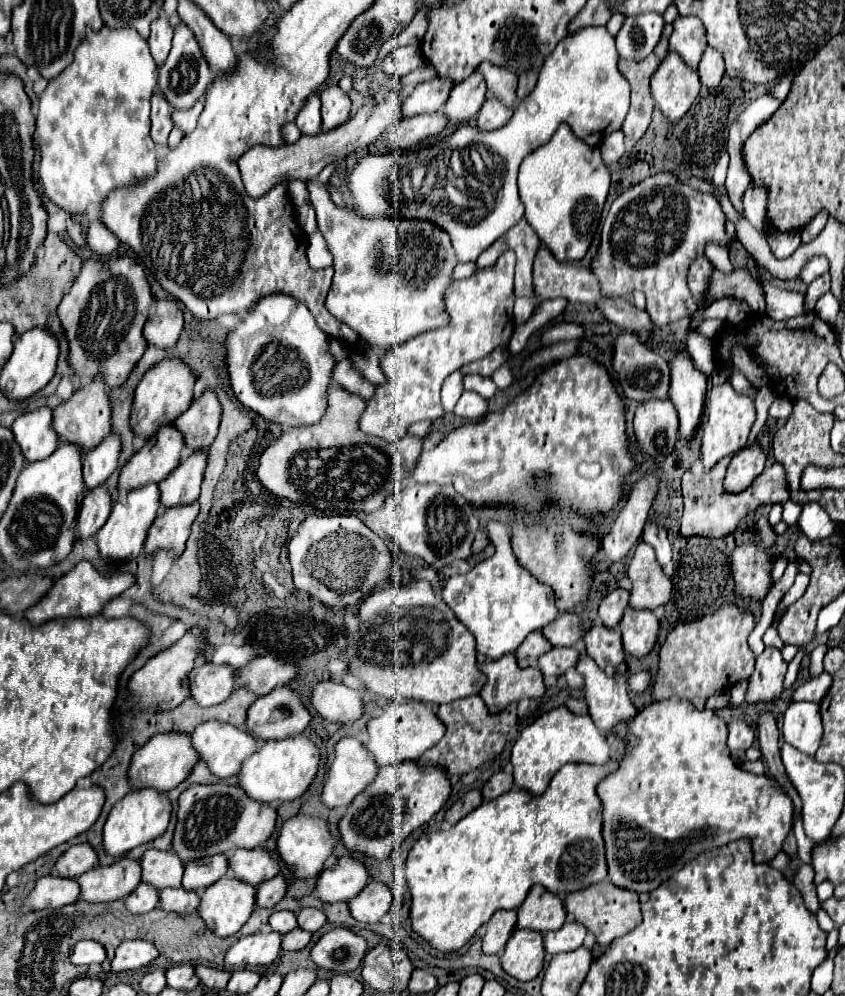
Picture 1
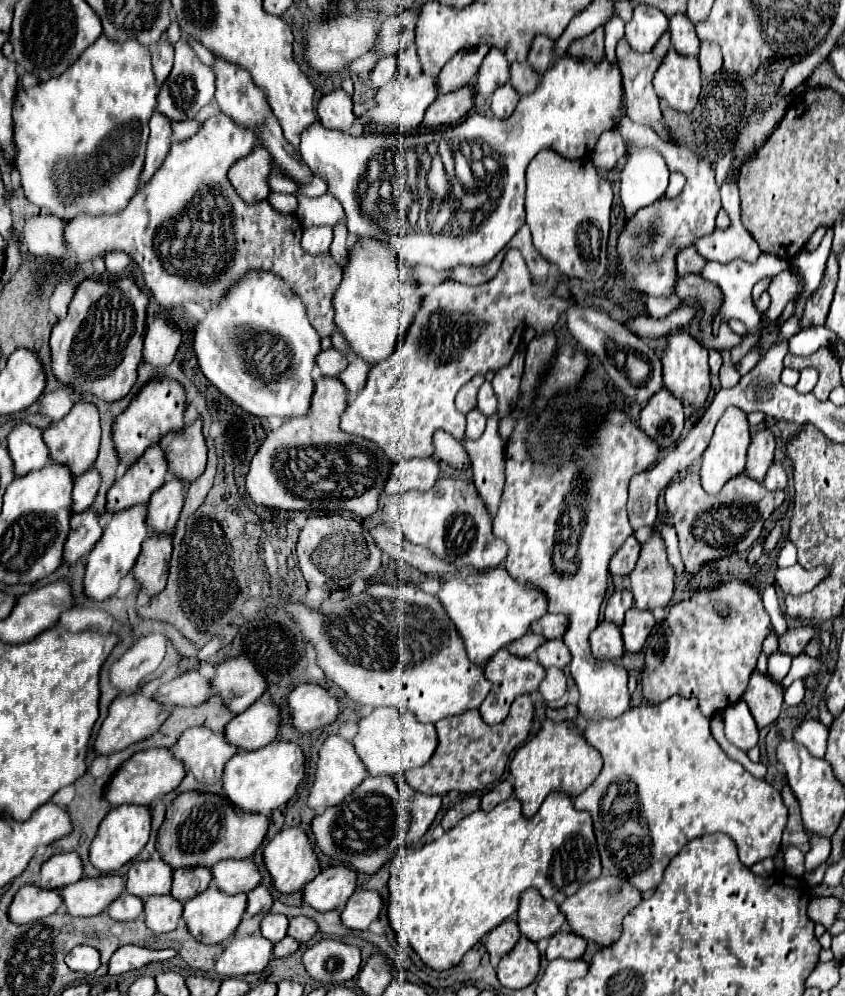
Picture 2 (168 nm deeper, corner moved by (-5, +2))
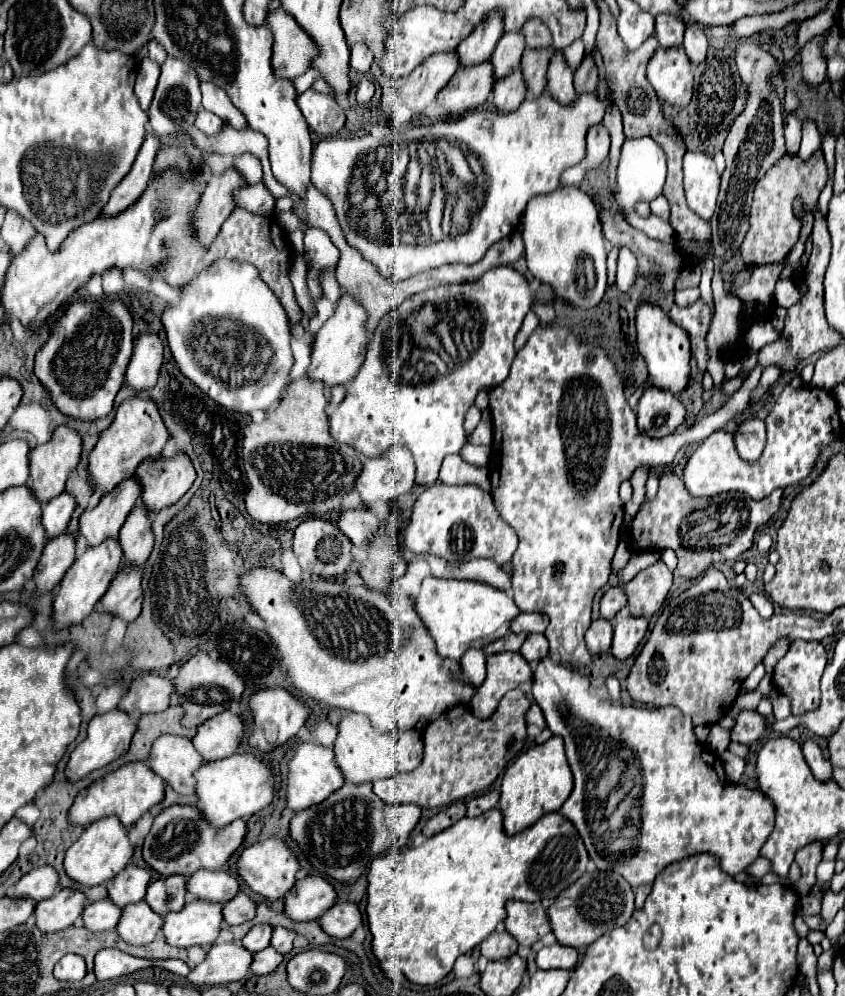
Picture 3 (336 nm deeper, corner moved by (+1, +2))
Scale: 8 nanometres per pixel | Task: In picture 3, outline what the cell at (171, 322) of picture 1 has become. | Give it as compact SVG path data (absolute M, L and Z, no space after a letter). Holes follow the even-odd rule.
M142 334L136 342L132 360L126 370L126 384L136 388L138 392L148 390L156 384L158 370L164 360L164 344L158 334Z

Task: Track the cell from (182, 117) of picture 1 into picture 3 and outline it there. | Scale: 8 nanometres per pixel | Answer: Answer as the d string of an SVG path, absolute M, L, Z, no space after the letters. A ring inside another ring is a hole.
M200 108L198 116L196 116L196 126L198 126L204 134L216 134L216 132L220 132L220 128L222 128L222 120L220 120L216 114Z

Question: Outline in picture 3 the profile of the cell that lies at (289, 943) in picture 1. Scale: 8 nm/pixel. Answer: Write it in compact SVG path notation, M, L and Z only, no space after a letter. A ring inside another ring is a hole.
M272 946L260 950L254 954L254 962L252 962L252 972L262 976L262 974L270 974L278 968L278 964L282 962L284 956L280 956L278 950L272 950Z

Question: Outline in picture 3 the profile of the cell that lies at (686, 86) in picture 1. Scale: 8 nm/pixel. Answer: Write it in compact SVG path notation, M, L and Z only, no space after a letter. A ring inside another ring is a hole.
M682 46L658 48L648 62L646 76L662 102L676 108L688 106L694 92L694 76Z

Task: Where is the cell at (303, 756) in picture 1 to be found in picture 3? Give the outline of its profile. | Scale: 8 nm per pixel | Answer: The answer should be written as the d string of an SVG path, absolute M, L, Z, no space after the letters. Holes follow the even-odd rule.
M250 752L214 760L196 770L198 808L214 826L226 826L238 818L250 818L274 800L274 774L270 766Z

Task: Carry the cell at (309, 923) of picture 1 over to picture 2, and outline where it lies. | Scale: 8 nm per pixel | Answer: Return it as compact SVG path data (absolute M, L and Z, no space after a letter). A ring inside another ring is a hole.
M298 916L298 918L292 918L290 924L288 924L288 936L298 940L300 944L306 944L314 934L318 932L318 926L314 920L306 918L306 916Z

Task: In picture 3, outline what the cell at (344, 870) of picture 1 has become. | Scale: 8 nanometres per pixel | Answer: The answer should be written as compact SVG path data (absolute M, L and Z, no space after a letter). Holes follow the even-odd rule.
M306 876L284 896L284 912L296 922L318 920L336 902L336 892L322 876Z

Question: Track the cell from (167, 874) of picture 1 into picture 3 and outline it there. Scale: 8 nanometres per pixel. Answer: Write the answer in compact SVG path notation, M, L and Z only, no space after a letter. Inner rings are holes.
M126 866L108 886L108 894L112 902L116 902L118 906L126 906L144 900L148 884L150 884L150 872L146 868Z

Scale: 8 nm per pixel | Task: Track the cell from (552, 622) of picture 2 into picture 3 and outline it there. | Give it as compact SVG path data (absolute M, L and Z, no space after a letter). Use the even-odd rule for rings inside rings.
M522 612L516 622L512 622L512 632L544 632L548 626L548 614L544 612Z

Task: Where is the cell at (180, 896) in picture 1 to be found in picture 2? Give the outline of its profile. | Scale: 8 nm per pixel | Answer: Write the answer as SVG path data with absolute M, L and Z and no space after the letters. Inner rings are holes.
M150 896L144 902L144 922L154 934L172 932L182 916L182 902L168 896Z

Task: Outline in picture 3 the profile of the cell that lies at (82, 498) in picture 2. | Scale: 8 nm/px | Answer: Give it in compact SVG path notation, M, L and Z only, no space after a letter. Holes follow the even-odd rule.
M68 492L52 498L52 502L48 502L44 506L42 522L44 522L48 538L54 538L56 534L66 532L74 510L76 510L76 498L72 494L68 494Z

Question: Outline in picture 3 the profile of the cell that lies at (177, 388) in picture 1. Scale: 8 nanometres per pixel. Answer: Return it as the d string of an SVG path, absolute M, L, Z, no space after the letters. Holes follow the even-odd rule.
M136 394L128 400L124 400L116 410L114 422L110 424L110 428L106 428L100 434L100 440L92 450L88 470L92 470L92 480L96 482L96 488L110 492L120 480L130 478L144 458L158 456L162 452L164 444L168 442L168 438L170 438L170 434L162 422L158 404L152 398Z

